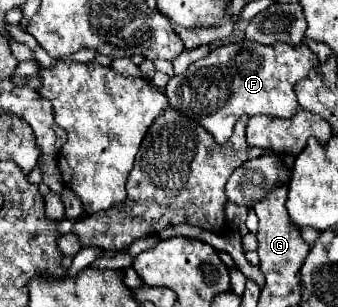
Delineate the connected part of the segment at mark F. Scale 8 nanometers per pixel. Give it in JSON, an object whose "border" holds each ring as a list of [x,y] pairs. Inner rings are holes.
{"border":[[[239,40],[215,48],[207,58],[193,62],[185,74],[173,76],[165,88],[169,104],[203,124],[217,142],[227,142],[235,122],[243,114],[271,114],[291,118],[299,104],[295,98],[295,84],[319,64],[317,56],[305,44],[259,44],[253,40]]]}

